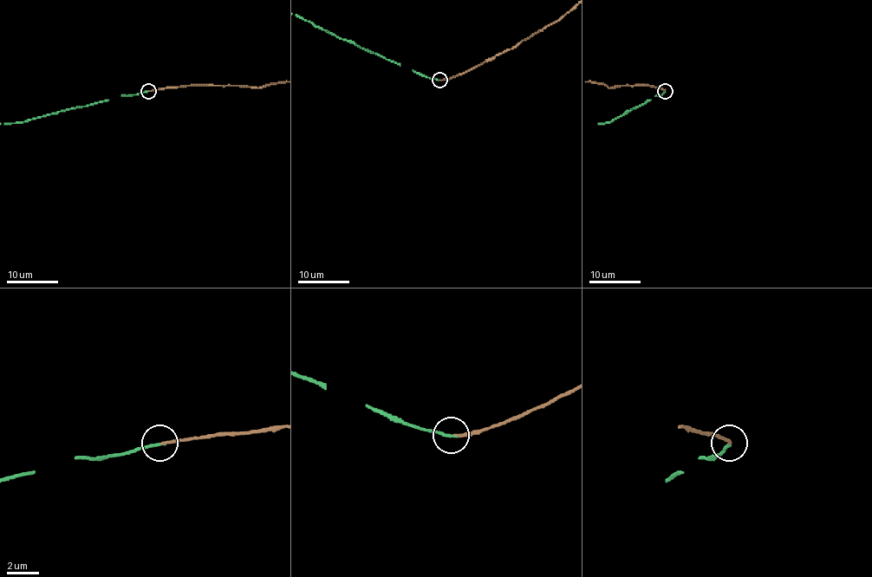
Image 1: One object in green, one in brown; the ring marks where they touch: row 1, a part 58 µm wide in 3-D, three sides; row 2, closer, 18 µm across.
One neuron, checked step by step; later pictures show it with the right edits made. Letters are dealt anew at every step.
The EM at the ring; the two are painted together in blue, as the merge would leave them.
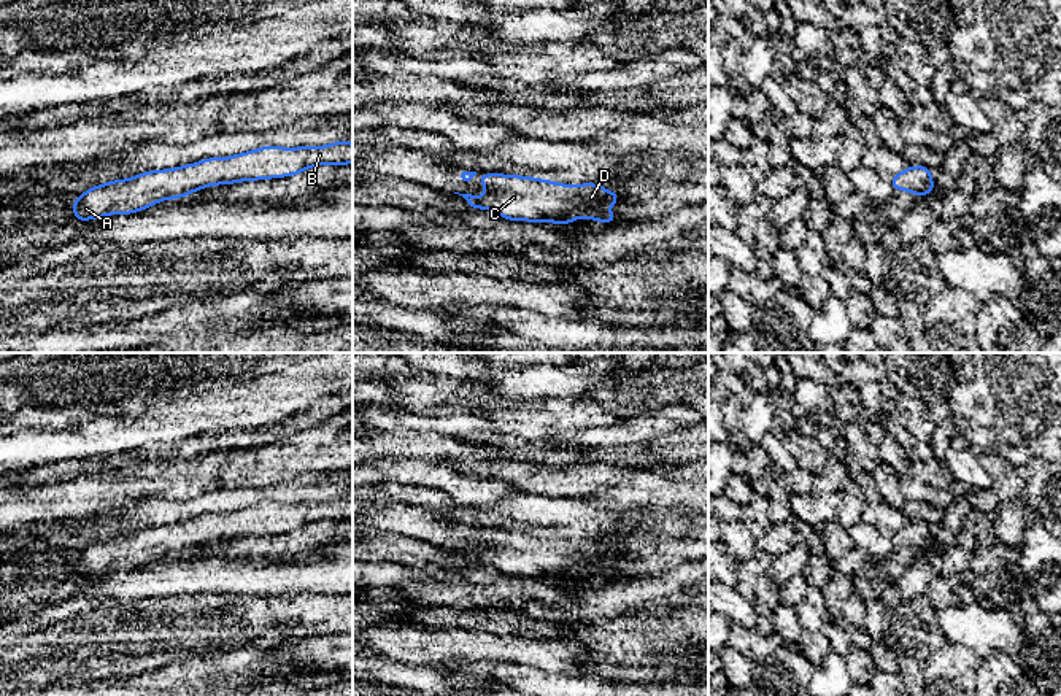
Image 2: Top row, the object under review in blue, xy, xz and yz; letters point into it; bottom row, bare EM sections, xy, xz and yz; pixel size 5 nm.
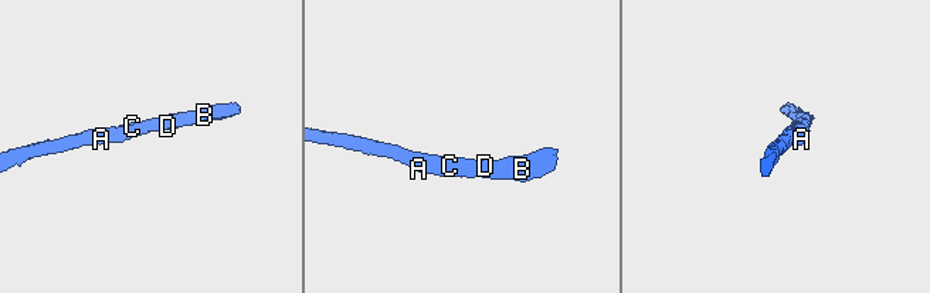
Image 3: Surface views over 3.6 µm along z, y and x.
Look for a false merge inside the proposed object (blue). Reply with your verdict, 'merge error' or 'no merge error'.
no merge error

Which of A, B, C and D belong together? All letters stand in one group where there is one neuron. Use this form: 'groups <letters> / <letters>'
groups A B C D

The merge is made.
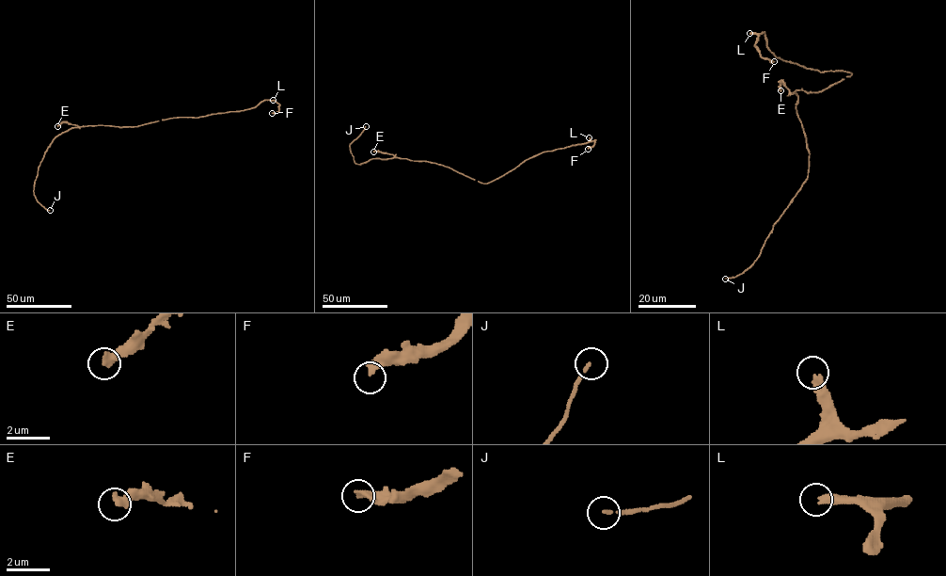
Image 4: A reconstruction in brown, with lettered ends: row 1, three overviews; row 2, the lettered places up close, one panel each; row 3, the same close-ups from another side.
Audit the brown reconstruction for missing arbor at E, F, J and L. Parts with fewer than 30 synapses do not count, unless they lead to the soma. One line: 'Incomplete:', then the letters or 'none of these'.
Incomplete: L

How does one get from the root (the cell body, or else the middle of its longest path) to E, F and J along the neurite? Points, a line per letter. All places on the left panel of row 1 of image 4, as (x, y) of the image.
E: (135, 126), (79, 127), (63, 122), (57, 126)
F: (135, 126), (172, 118), (197, 118), (239, 111), (254, 107), (265, 100), (279, 104), (278, 110), (272, 113)
J: (135, 126), (83, 126), (58, 135), (40, 163), (34, 186), (37, 200), (50, 210)

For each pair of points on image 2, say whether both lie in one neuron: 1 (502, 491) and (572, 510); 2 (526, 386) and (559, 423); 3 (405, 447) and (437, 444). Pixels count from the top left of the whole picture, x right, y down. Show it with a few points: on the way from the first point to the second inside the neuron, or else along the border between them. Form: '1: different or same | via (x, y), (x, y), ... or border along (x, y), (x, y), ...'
1: different | border along (521, 493), (513, 498), (480, 504)
2: different | border along (548, 396), (563, 399)
3: same | via (413, 445), (429, 445)

